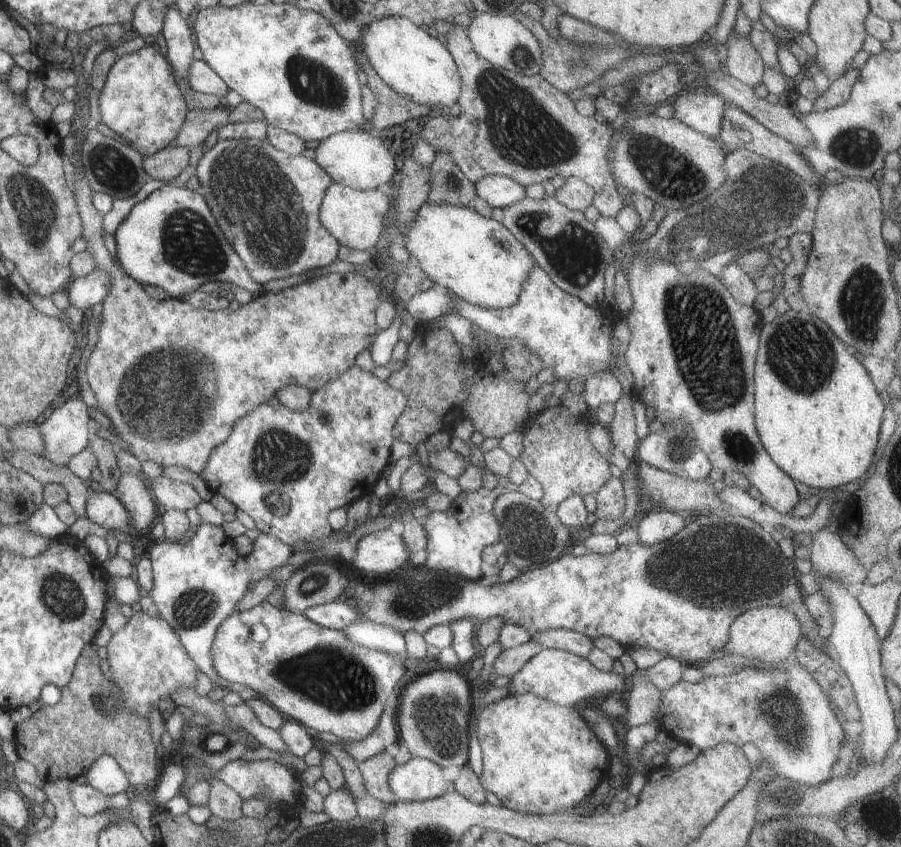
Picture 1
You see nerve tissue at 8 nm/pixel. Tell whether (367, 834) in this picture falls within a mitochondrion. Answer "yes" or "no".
yes

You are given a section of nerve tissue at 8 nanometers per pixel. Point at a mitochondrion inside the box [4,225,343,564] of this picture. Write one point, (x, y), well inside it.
(161, 397)

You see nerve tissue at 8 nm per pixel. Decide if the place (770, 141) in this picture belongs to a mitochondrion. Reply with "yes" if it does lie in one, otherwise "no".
no

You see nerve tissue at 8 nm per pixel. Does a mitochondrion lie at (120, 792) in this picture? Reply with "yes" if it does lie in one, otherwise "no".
no

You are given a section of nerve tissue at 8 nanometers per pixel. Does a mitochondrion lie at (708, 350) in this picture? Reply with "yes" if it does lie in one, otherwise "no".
yes

